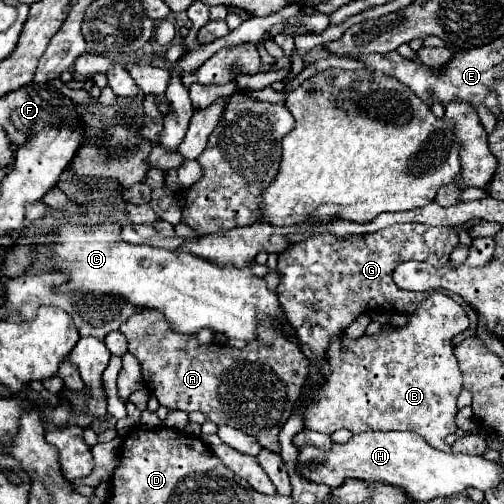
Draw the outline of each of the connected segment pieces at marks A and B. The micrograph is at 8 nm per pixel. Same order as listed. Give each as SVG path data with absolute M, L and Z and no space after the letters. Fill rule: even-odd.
M142 310L128 318L122 326L120 332L128 338L128 352L134 354L140 360L142 366L142 376L144 376L144 386L150 390L152 396L158 398L160 406L166 408L176 408L184 412L200 410L204 412L214 424L228 424L232 428L238 428L270 450L270 452L280 452L280 442L278 434L280 428L286 424L286 420L292 416L292 410L300 398L304 378L308 378L308 358L300 352L298 344L288 342L276 328L270 328L266 324L260 324L256 328L256 340L248 342L242 350L232 348L230 344L200 344L196 334L180 334L170 328L162 312L156 310Z
M432 292L412 314L408 314L408 322L402 328L384 326L378 334L364 334L356 340L348 340L344 338L344 334L336 336L326 350L330 376L326 376L318 388L312 388L312 392L308 392L296 408L302 416L304 428L324 434L332 434L340 428L346 428L352 434L360 434L366 430L408 430L422 436L436 450L450 452L446 436L456 432L456 398L462 392L452 336L464 332L466 328L468 316L460 308L460 304L456 304L442 292Z

